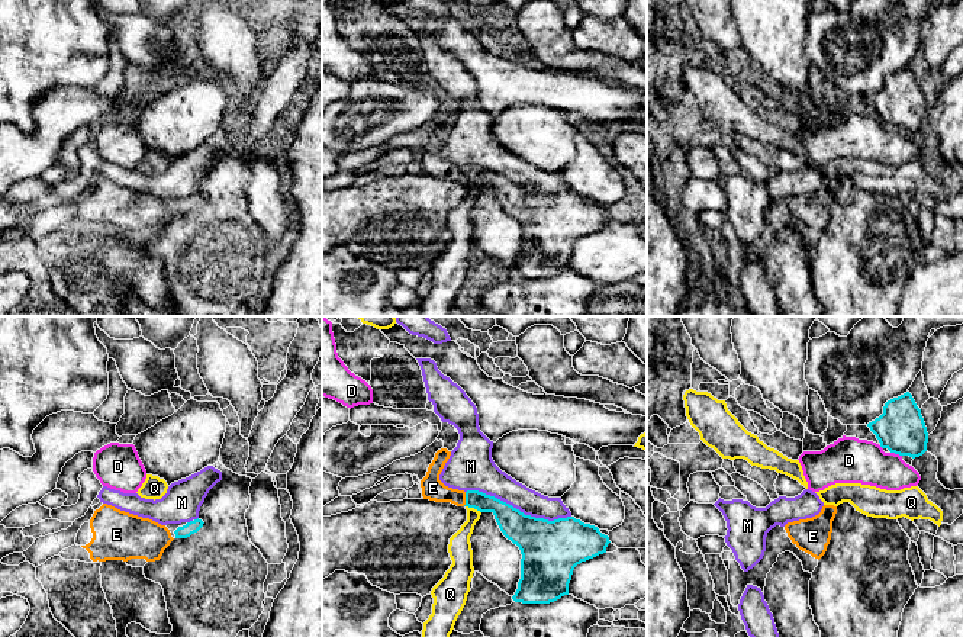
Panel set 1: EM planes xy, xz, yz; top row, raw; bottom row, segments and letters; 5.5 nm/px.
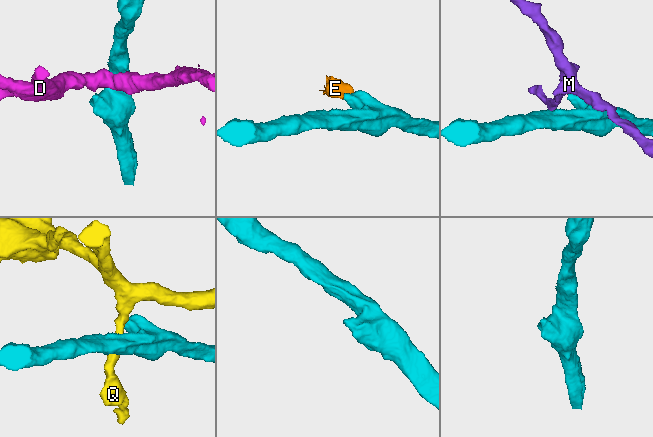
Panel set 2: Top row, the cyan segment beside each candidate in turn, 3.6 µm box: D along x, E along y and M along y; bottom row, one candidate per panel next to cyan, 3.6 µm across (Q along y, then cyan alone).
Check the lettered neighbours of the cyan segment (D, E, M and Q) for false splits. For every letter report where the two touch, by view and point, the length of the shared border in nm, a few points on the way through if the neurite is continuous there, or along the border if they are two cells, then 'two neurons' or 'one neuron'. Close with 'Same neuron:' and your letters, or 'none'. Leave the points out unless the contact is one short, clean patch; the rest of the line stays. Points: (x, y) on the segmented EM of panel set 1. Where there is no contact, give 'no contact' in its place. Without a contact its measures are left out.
D: contact yz (897, 453); length 70 nm; border yz (891, 451), (901, 456); two neurons
E: contact xz (466, 499); length 80 nm; way xz (506, 517), (492, 504), (466, 499), (441, 494), (432, 488); one neuron
M: contact xz (518, 510); length 600 nm; two neurons
Q: contact xz (473, 507); length 100 nm; two neurons
Same neuron: E

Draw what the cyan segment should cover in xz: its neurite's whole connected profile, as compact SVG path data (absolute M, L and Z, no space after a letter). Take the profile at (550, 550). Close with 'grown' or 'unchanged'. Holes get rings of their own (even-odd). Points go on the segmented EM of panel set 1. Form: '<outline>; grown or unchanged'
M441 448L435 453L435 457L428 467L426 476L418 482L422 499L451 502L457 506L468 506L480 512L492 512L495 515L495 519L503 535L516 544L522 554L521 579L518 582L518 589L512 596L515 602L550 604L564 595L569 595L569 583L571 580L574 567L582 562L606 553L606 547L611 543L609 537L602 534L598 527L584 524L574 517L558 518L554 521L535 518L525 515L512 505L483 492L464 492L445 486L439 480L439 474L450 456L451 451L447 448Z; grown

